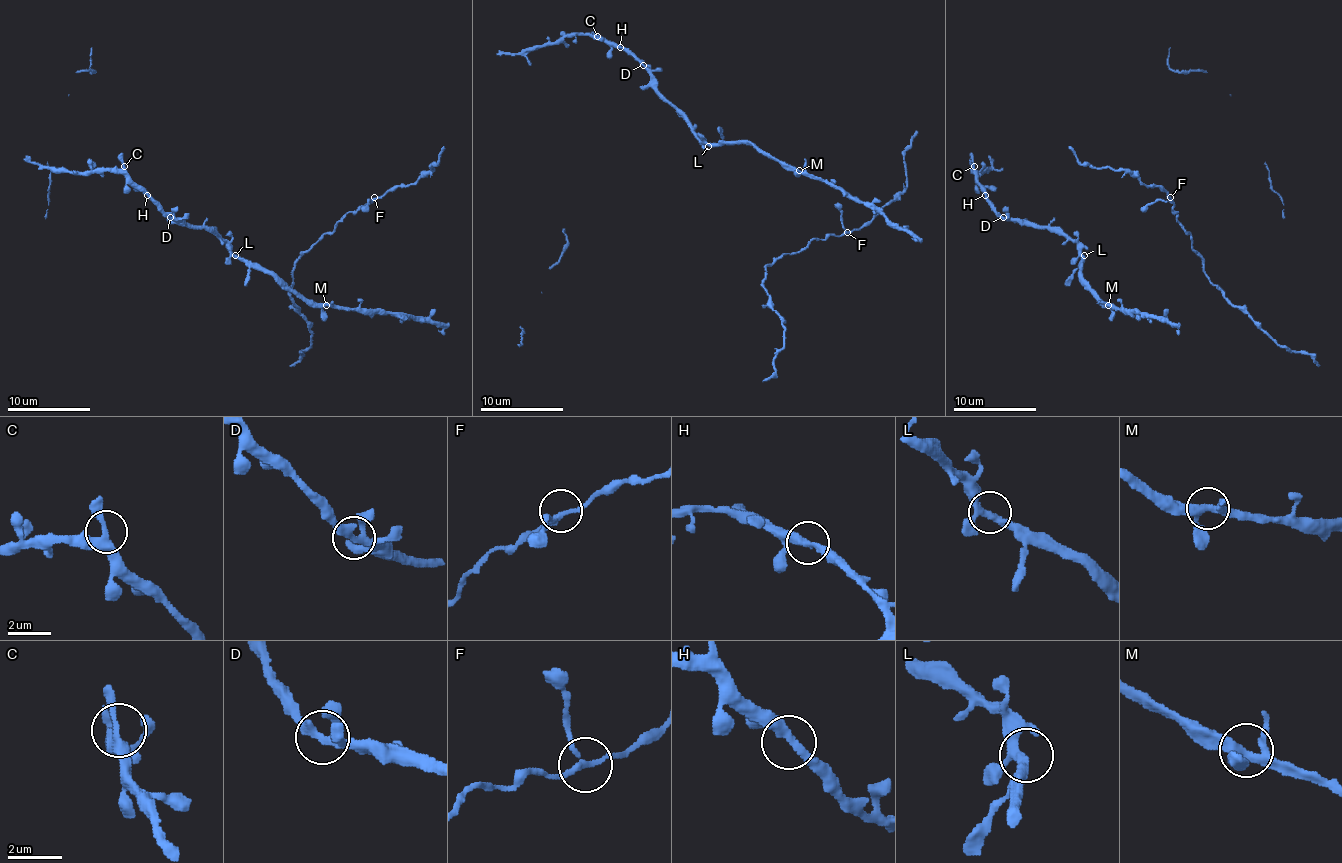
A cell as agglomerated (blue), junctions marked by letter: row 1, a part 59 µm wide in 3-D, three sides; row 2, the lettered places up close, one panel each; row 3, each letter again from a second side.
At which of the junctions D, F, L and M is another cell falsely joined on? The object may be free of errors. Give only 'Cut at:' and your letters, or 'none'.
Cut at: none

